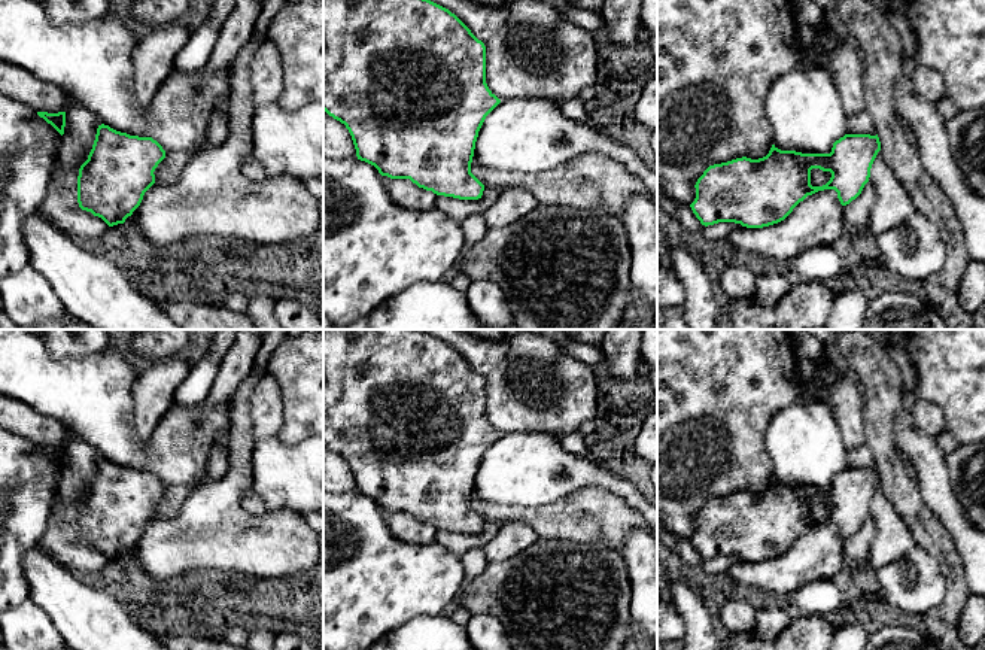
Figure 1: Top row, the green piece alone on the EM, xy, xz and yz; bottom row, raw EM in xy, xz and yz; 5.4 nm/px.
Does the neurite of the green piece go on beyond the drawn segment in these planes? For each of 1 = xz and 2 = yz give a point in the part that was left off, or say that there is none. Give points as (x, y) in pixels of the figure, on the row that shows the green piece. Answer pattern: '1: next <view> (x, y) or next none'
1: next none
2: next none

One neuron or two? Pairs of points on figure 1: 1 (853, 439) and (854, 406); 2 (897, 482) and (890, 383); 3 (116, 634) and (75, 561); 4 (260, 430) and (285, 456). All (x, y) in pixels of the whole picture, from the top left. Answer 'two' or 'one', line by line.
1: one
2: one
3: two
4: two

